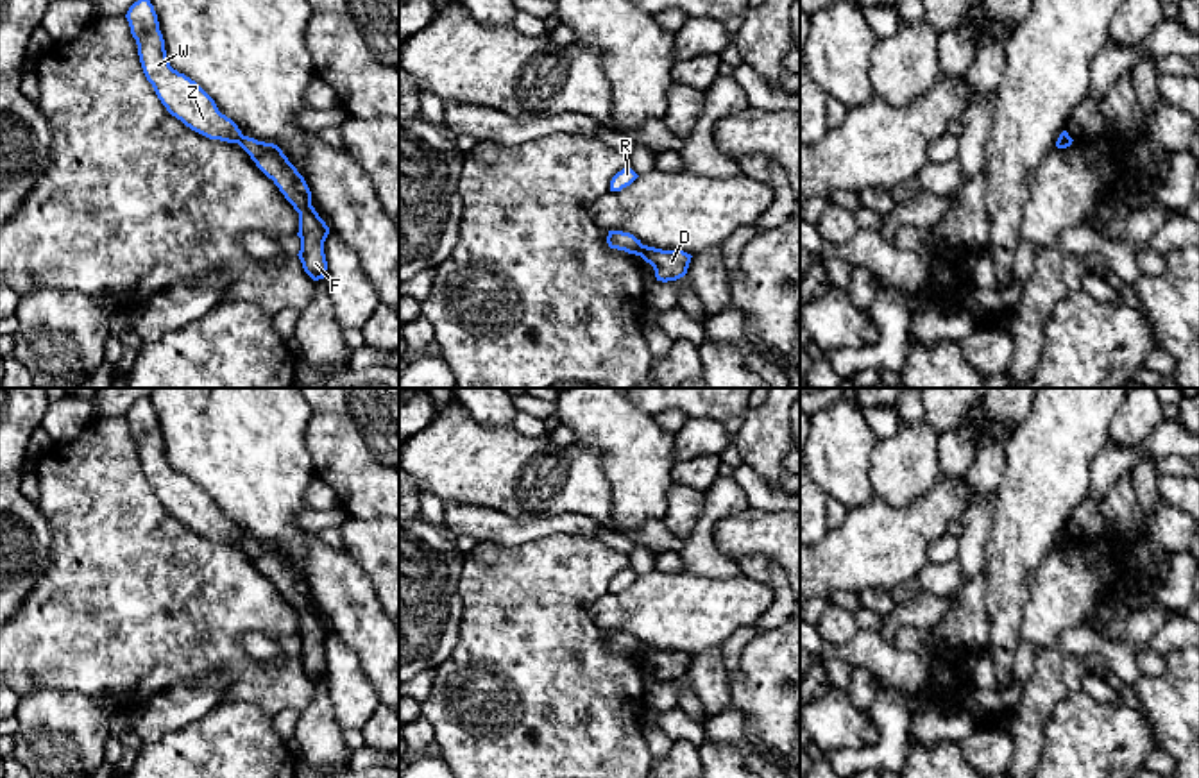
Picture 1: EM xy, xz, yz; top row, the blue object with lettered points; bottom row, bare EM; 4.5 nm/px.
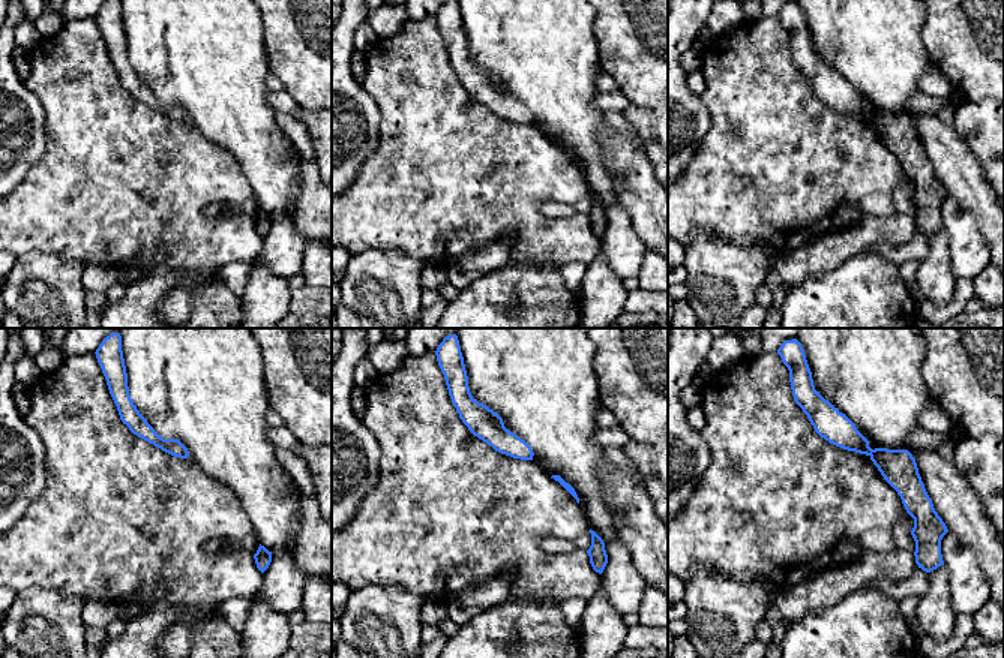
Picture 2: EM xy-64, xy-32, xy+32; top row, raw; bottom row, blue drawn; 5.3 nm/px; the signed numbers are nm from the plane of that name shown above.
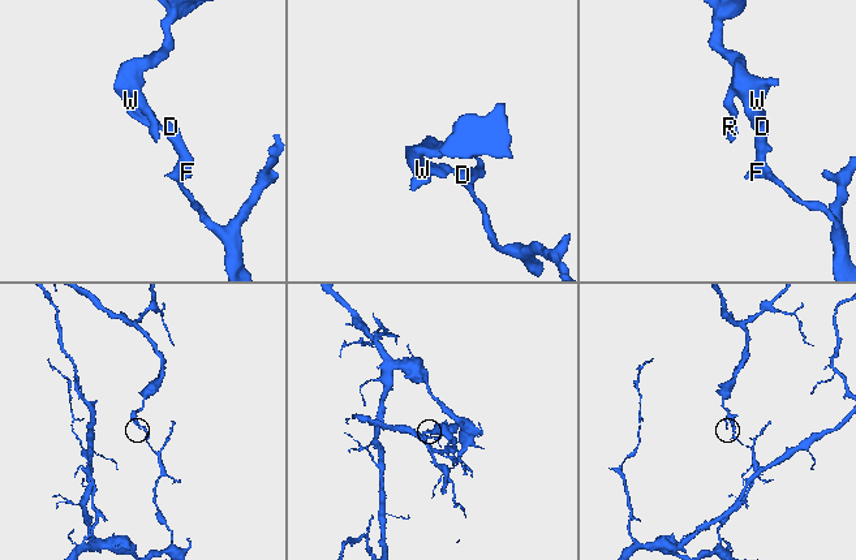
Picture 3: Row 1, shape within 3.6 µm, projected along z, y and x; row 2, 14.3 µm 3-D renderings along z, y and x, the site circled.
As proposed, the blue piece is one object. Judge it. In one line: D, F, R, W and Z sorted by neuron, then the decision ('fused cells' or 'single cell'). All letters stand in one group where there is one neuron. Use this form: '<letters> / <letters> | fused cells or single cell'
D F / R W Z | fused cells

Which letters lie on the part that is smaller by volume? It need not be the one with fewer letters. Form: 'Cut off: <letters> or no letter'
Cut off: R, W, Z

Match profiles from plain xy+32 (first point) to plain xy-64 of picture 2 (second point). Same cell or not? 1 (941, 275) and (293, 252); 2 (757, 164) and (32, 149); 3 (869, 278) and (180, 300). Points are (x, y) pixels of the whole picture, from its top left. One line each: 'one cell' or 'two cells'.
1: two cells
2: two cells
3: two cells

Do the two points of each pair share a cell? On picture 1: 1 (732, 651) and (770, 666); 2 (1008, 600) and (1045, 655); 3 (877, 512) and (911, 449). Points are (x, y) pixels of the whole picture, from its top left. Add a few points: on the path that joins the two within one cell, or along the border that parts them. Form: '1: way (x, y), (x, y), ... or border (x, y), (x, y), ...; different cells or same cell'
1: border (763, 632), (745, 646), (731, 680); different cells
2: border (1033, 578), (1033, 592), (1026, 605), (1020, 641); different cells
3: border (926, 490), (906, 507), (890, 507), (875, 496); different cells

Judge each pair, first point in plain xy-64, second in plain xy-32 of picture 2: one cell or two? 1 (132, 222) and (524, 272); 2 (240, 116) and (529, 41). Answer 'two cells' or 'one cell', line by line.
1: two cells
2: one cell

